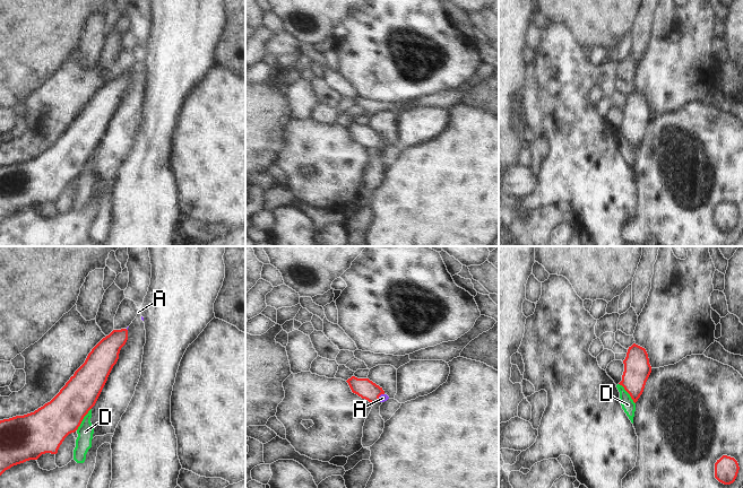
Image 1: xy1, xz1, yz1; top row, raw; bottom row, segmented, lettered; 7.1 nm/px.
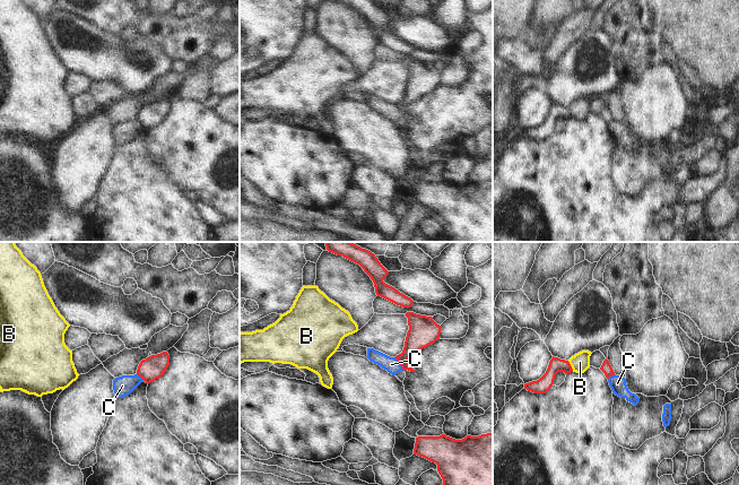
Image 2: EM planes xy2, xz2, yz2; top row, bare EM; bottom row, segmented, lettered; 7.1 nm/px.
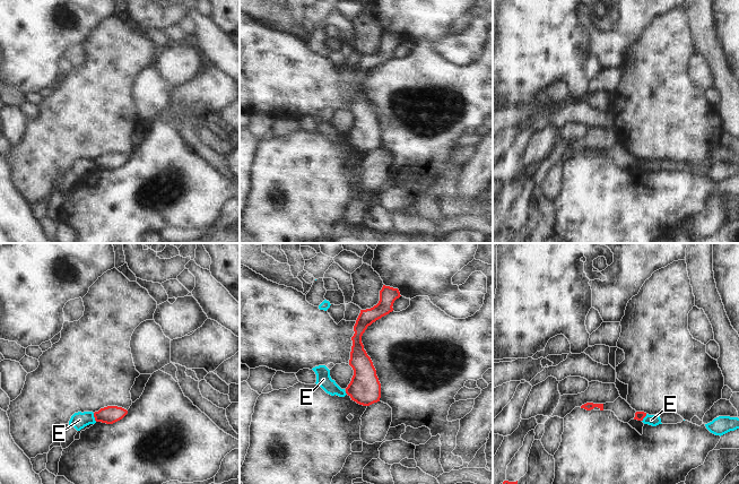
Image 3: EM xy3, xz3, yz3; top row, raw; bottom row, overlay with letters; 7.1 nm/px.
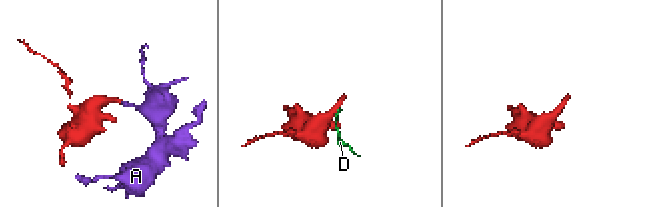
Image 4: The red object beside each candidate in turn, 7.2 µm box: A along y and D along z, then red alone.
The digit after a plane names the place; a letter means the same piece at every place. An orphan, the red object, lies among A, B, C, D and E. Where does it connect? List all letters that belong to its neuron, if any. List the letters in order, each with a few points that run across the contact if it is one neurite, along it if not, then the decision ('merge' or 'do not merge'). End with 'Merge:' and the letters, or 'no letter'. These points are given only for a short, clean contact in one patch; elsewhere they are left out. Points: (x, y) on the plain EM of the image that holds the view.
A: xz1 (364, 134), (379, 142), (382, 145) | merge
B: yz2 (567, 107), (573, 118) | do not merge
C: xz2 (394, 104), (403, 117) | do not merge
D: xy1 (91, 155), (76, 176) | do not merge
E: xy3 (93, 160), (96, 167) | do not merge
Merge: A

